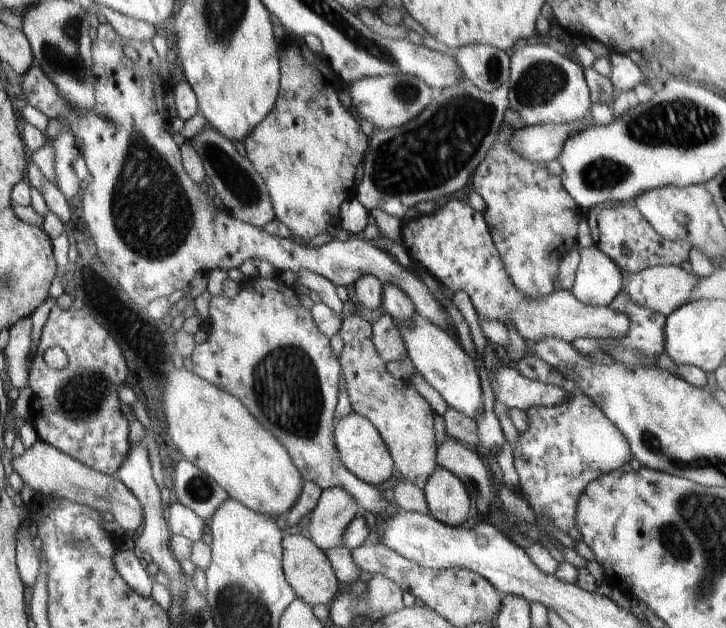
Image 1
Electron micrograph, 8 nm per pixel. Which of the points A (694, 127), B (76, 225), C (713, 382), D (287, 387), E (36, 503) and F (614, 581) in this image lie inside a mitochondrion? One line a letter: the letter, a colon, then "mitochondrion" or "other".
A: mitochondrion
B: other
C: other
D: mitochondrion
E: other
F: other

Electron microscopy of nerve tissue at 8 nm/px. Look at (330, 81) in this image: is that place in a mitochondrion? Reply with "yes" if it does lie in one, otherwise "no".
no

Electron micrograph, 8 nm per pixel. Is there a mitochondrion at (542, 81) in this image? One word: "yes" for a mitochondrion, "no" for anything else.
yes

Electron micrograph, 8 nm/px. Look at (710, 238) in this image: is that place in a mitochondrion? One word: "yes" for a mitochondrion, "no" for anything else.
yes

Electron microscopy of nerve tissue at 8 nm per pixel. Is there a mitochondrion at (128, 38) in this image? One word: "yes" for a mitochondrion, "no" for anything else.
no

